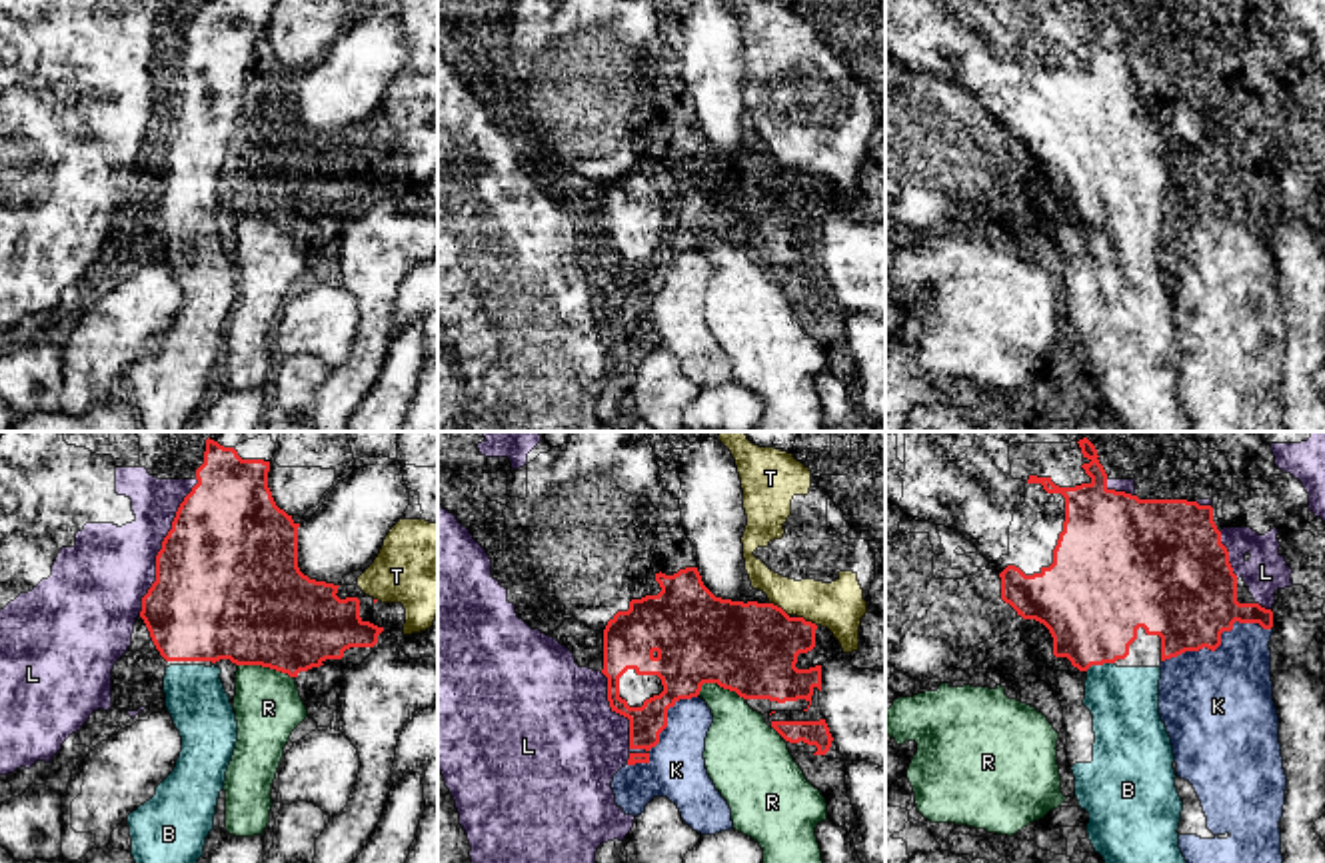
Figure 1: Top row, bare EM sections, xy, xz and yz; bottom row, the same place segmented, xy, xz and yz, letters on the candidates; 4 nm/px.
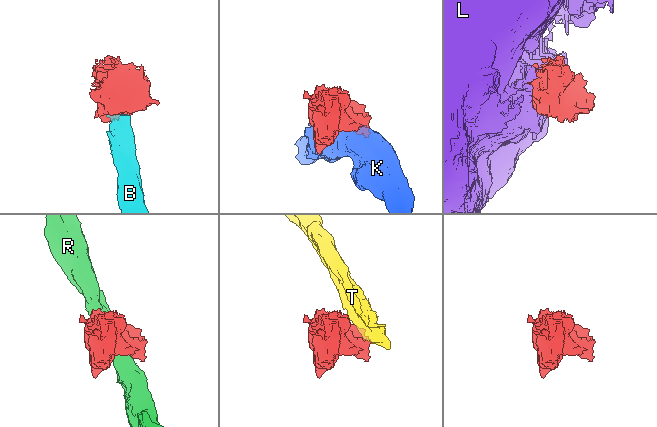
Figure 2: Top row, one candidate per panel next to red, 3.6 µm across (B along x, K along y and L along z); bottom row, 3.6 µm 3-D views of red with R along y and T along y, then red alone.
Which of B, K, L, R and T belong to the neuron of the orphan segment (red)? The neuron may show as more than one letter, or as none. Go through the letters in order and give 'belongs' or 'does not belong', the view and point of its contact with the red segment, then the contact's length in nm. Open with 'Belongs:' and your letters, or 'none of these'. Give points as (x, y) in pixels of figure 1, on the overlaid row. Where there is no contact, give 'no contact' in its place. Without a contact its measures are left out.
Belongs: B
B: belongs; contact yz (1100, 664); length 120 nm
K: does not belong; contact xz (664, 728); length 400 nm
L: does not belong; contact xy (162, 546); length 600 nm
R: does not belong; contact xy (266, 666); length 240 nm
T: does not belong; contact xz (780, 608); length 100 nm

